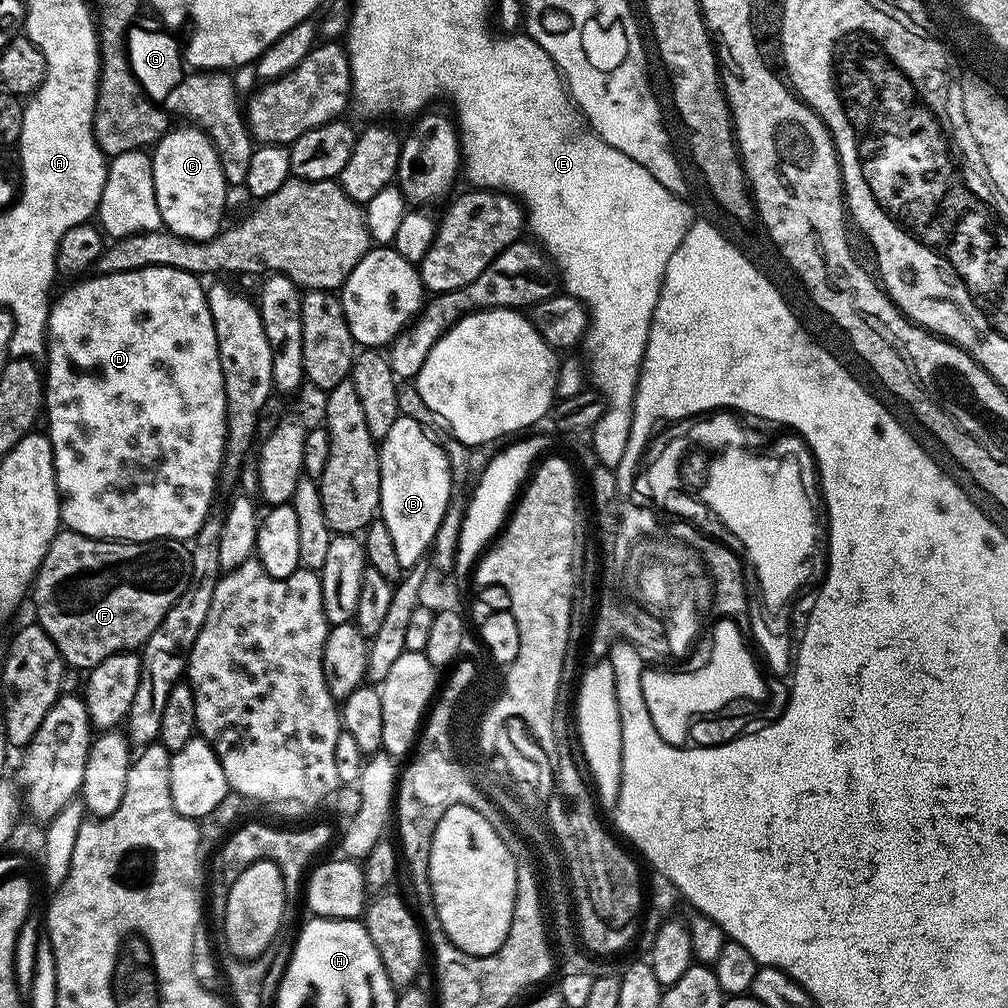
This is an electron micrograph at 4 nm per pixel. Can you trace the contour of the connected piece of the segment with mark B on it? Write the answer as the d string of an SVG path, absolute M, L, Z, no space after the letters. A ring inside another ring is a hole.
M409 416L398 417L394 426L390 426L386 438L379 441L380 449L380 510L379 519L386 522L386 530L390 530L390 539L394 541L394 550L398 554L401 569L407 570L421 563L429 555L434 538L438 534L438 526L453 503L452 467L448 465L448 456L439 443L431 440L429 429L423 424L414 422Z

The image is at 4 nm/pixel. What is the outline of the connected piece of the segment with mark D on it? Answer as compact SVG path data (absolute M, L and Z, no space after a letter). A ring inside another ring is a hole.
M154 266L154 267L153 267L153 268L143 268L143 269L142 269L142 270L130 270L130 271L129 271L129 272L119 272L119 273L118 273L118 274L106 274L106 275L105 275L105 276L101 276L101 275L99 275L99 274L92 274L92 275L89 275L89 276L88 276L88 277L87 277L87 278L84 278L84 279L81 279L81 280L80 280L80 281L79 281L79 282L76 282L76 283L80 283L80 282L81 282L81 284L76 284L76 285L74 285L74 286L73 286L73 288L68 288L68 289L66 289L66 290L65 290L65 292L64 292L64 293L62 293L62 294L61 294L61 296L60 296L60 297L58 297L58 298L57 298L57 300L56 300L56 297L55 297L55 299L53 299L53 300L52 300L52 301L51 301L51 304L50 304L50 307L49 307L49 309L48 309L48 330L47 330L47 333L46 333L46 348L47 348L47 344L48 344L48 372L47 372L47 368L46 368L46 375L45 375L45 376L44 376L44 377L43 377L43 380L42 380L42 383L43 383L43 385L44 385L44 387L45 387L45 389L46 389L46 416L47 416L47 412L48 412L48 428L47 428L47 427L46 427L46 435L47 435L47 437L48 437L48 441L49 441L49 442L50 442L50 443L51 443L51 444L52 444L52 449L53 449L53 450L54 450L54 470L55 470L55 471L56 471L56 485L57 485L57 486L58 486L58 490L59 490L59 491L60 491L60 519L61 519L61 521L62 521L62 524L63 524L63 527L64 527L64 528L65 528L65 529L67 529L67 531L69 531L69 532L77 532L77 533L78 533L78 534L82 534L82 535L83 535L83 536L93 536L93 538L95 538L95 540L118 540L118 541L121 541L121 542L143 542L143 541L145 541L145 540L166 540L166 539L169 539L169 540L183 540L183 541L185 541L185 542L188 542L188 541L191 541L191 539L192 539L192 537L194 537L194 536L196 536L196 535L197 535L197 534L198 534L198 530L202 530L202 526L203 526L203 525L204 525L204 522L205 522L205 520L207 520L207 519L208 519L208 517L209 517L209 515L210 515L210 513L211 513L211 512L212 512L212 511L213 511L213 508L214 508L214 505L212 505L212 499L214 499L214 498L215 498L215 496L216 496L216 475L218 475L218 474L219 474L219 472L220 472L220 467L221 467L221 468L222 468L222 469L223 469L223 468L224 468L224 467L225 467L225 464L226 464L226 449L227 449L227 446L228 446L228 399L227 399L227 398L226 398L226 394L225 394L225 393L224 393L224 379L223 379L223 378L222 378L222 366L221 366L221 365L220 365L220 355L219 355L219 354L218 354L218 342L217 342L217 341L216 341L216 335L215 335L215 334L214 334L214 322L213 322L213 321L212 321L212 315L211 315L211 314L210 314L210 306L209 306L209 305L208 305L208 294L207 294L207 291L206 291L206 288L205 288L205 285L203 285L203 286L202 286L202 285L200 285L200 284L199 284L199 282L198 282L198 281L196 281L196 280L199 280L199 279L197 279L197 277L196 277L196 276L195 276L195 275L193 275L193 273L191 273L191 272L183 272L183 271L182 271L182 270L178 270L178 269L177 269L177 268L167 268L167 267L166 267L166 266Z

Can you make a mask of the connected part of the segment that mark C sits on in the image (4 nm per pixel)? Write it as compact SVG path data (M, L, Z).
M173 127L151 149L158 213L167 231L187 240L215 241L222 232L220 223L224 220L224 203L228 200L230 187L223 176L222 162L211 138L200 127L187 127Z

